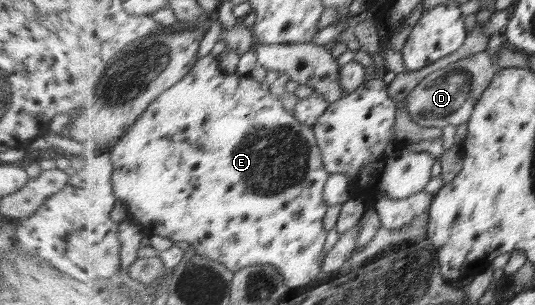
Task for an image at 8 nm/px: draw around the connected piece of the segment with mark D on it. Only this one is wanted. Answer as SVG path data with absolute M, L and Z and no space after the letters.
M488 50L452 62L449 66L431 73L416 86L408 97L406 109L420 125L427 128L440 129L446 125L457 127L468 123L482 95L488 91L499 71L496 59Z

